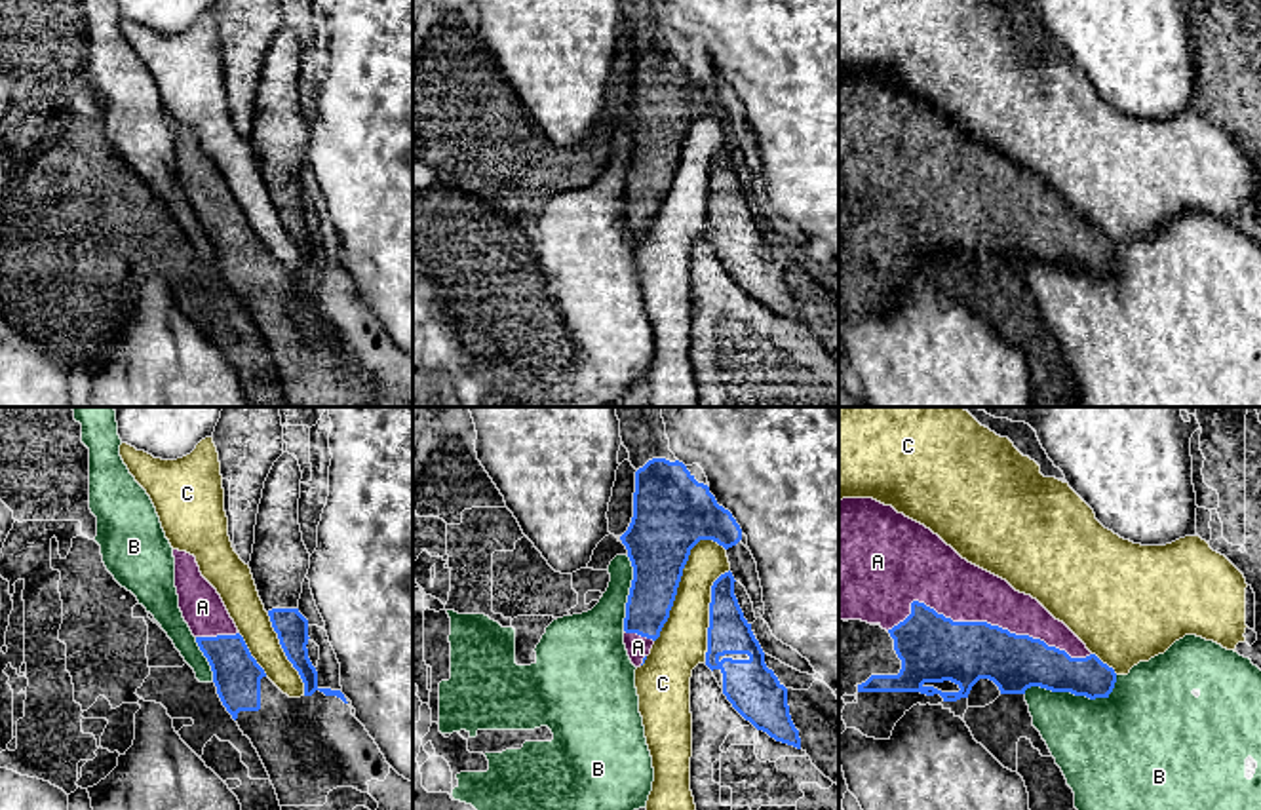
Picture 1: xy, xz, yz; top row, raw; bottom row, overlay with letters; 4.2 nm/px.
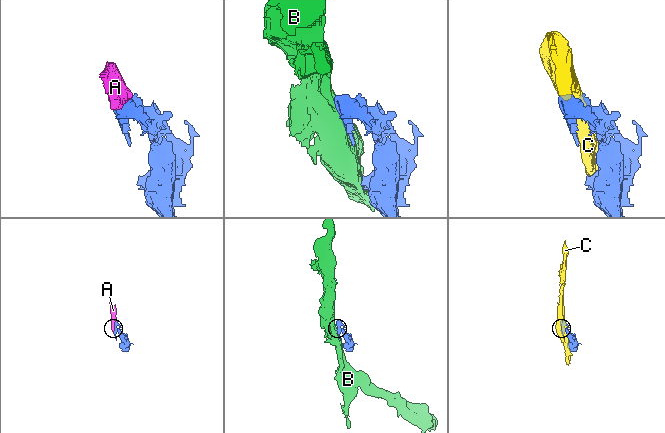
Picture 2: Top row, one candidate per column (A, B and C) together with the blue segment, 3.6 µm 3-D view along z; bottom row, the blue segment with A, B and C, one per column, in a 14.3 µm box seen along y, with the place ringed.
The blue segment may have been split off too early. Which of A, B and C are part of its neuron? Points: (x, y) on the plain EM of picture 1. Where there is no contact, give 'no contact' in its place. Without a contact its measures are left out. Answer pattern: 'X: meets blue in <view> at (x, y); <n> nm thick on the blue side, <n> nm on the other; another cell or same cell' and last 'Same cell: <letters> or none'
A: meets blue in yz at (986, 196); 280 nm thick on the blue side, 260 nm on the other; same cell
B: meets blue in yz at (1075, 269); 220 nm thick on the blue side, 400 nm on the other; another cell
C: meets blue in xz at (678, 158); 280 nm thick on the blue side, 200 nm on the other; another cell
Same cell: A

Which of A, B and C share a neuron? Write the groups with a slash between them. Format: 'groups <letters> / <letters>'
groups A / B / C

